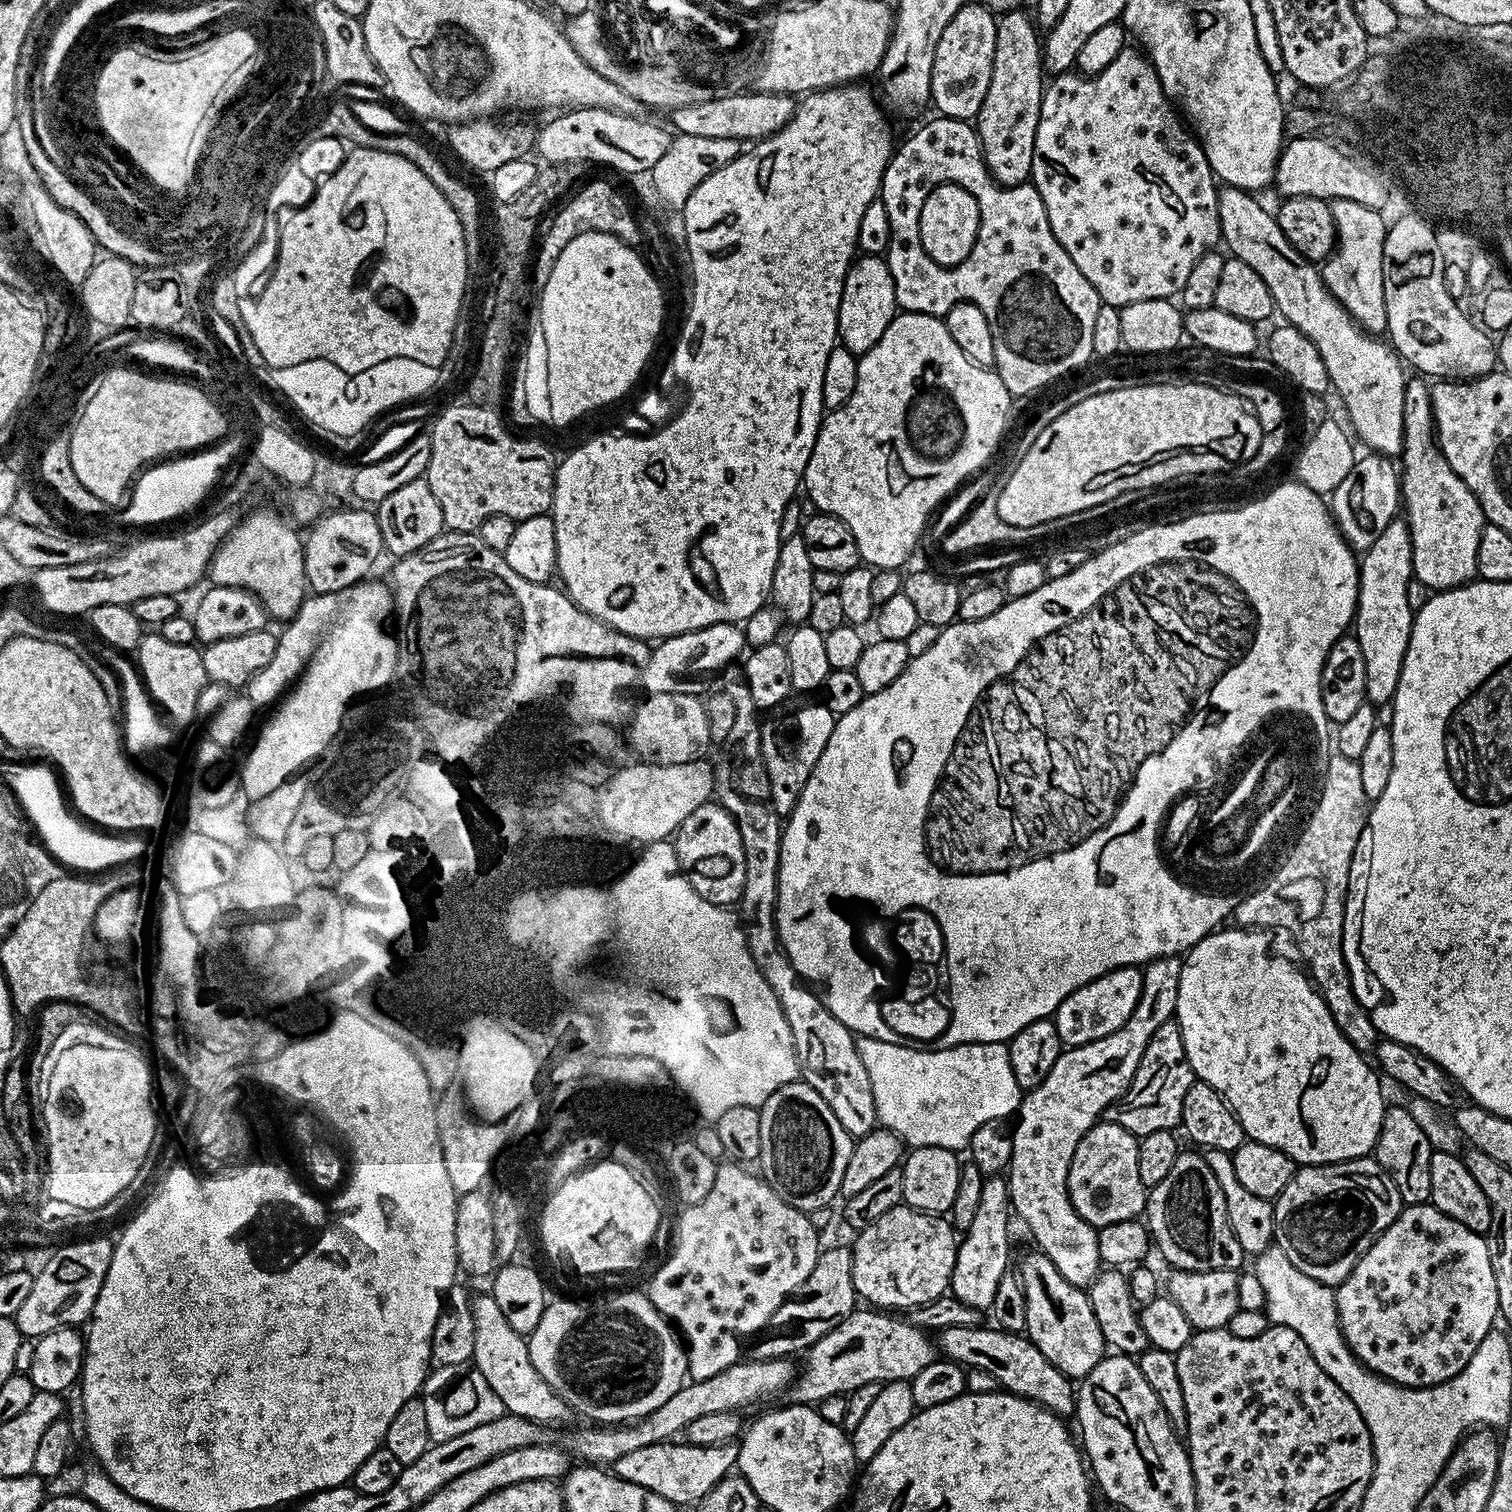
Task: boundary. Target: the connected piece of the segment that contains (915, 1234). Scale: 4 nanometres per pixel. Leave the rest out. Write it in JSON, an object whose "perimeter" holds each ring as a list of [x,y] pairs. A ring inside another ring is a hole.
{"perimeter":[[[901,1206],[886,1210],[878,1222],[859,1229],[857,1236],[851,1245],[852,1277],[861,1301],[869,1300],[880,1310],[907,1310],[949,1291],[958,1232],[943,1215]]]}

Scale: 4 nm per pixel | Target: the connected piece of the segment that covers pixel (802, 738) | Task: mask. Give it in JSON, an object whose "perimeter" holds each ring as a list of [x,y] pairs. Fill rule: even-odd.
{"perimeter":[[[785,702],[771,709],[763,717],[760,733],[762,734],[762,758],[766,762],[766,774],[770,774],[770,798],[774,802],[774,810],[782,818],[792,815],[794,806],[798,806],[798,798],[802,798],[802,790],[806,790],[806,782],[818,766],[818,758],[822,758],[822,750],[826,750],[826,742],[830,742],[830,734],[834,730],[837,717],[822,702],[816,704],[792,704]]]}

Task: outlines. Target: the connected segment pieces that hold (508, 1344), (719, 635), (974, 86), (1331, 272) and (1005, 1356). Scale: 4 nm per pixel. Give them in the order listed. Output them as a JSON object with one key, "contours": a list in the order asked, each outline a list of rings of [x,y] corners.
{"contours":[[[[476,1294],[472,1296],[472,1309],[474,1310],[474,1354],[472,1360],[475,1368],[482,1374],[482,1378],[486,1378],[486,1382],[490,1382],[490,1390],[494,1390],[494,1394],[498,1394],[505,1413],[518,1418],[530,1418],[545,1426],[571,1425],[574,1409],[553,1390],[550,1382],[546,1382],[546,1378],[542,1378],[542,1374],[538,1374],[538,1370],[534,1370],[534,1362],[530,1362],[527,1339],[520,1336],[518,1330],[514,1330],[514,1326],[510,1326],[510,1322],[506,1322],[506,1318],[502,1315],[502,1309],[498,1307],[498,1302],[494,1302],[491,1294],[484,1294],[484,1296]]],[[[739,623],[712,624],[709,628],[667,636],[652,648],[650,658],[644,667],[643,691],[650,696],[675,692],[691,696],[703,693],[703,688],[715,676],[717,679],[728,665],[737,663],[741,659],[745,648],[744,629]]],[[[965,2],[946,22],[942,38],[934,50],[934,70],[931,71],[931,103],[941,115],[956,119],[973,119],[980,112],[982,99],[990,86],[994,62],[997,17],[983,2]]],[[[1333,200],[1332,220],[1336,223],[1338,243],[1322,264],[1324,285],[1352,319],[1369,334],[1380,334],[1388,327],[1386,294],[1384,293],[1384,239],[1388,233],[1386,220],[1379,211],[1358,202]]],[[[950,1326],[938,1333],[938,1352],[945,1360],[952,1360],[956,1364],[963,1364],[965,1369],[986,1370],[986,1374],[994,1374],[998,1378],[1001,1389],[1021,1396],[1048,1408],[1054,1415],[1068,1418],[1076,1410],[1076,1393],[1073,1381],[1027,1335],[1018,1332],[1006,1332],[995,1326]]]]}

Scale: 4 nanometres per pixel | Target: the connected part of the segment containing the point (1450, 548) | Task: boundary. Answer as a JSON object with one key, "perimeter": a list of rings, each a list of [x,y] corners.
{"perimeter":[[[1416,374],[1404,385],[1404,446],[1402,449],[1402,461],[1404,460],[1404,468],[1402,464],[1402,475],[1400,477],[1400,490],[1402,493],[1402,508],[1406,513],[1408,521],[1408,529],[1410,530],[1410,538],[1412,539],[1412,575],[1417,580],[1428,587],[1430,590],[1443,590],[1445,588],[1461,588],[1463,584],[1470,584],[1477,579],[1476,571],[1478,570],[1478,542],[1482,538],[1482,530],[1485,526],[1484,511],[1478,502],[1478,498],[1474,498],[1474,494],[1470,490],[1470,486],[1466,486],[1466,482],[1462,482],[1462,478],[1458,478],[1458,474],[1454,474],[1454,470],[1446,462],[1446,458],[1440,451],[1434,447],[1434,421],[1432,418],[1432,390],[1423,375]]]}

